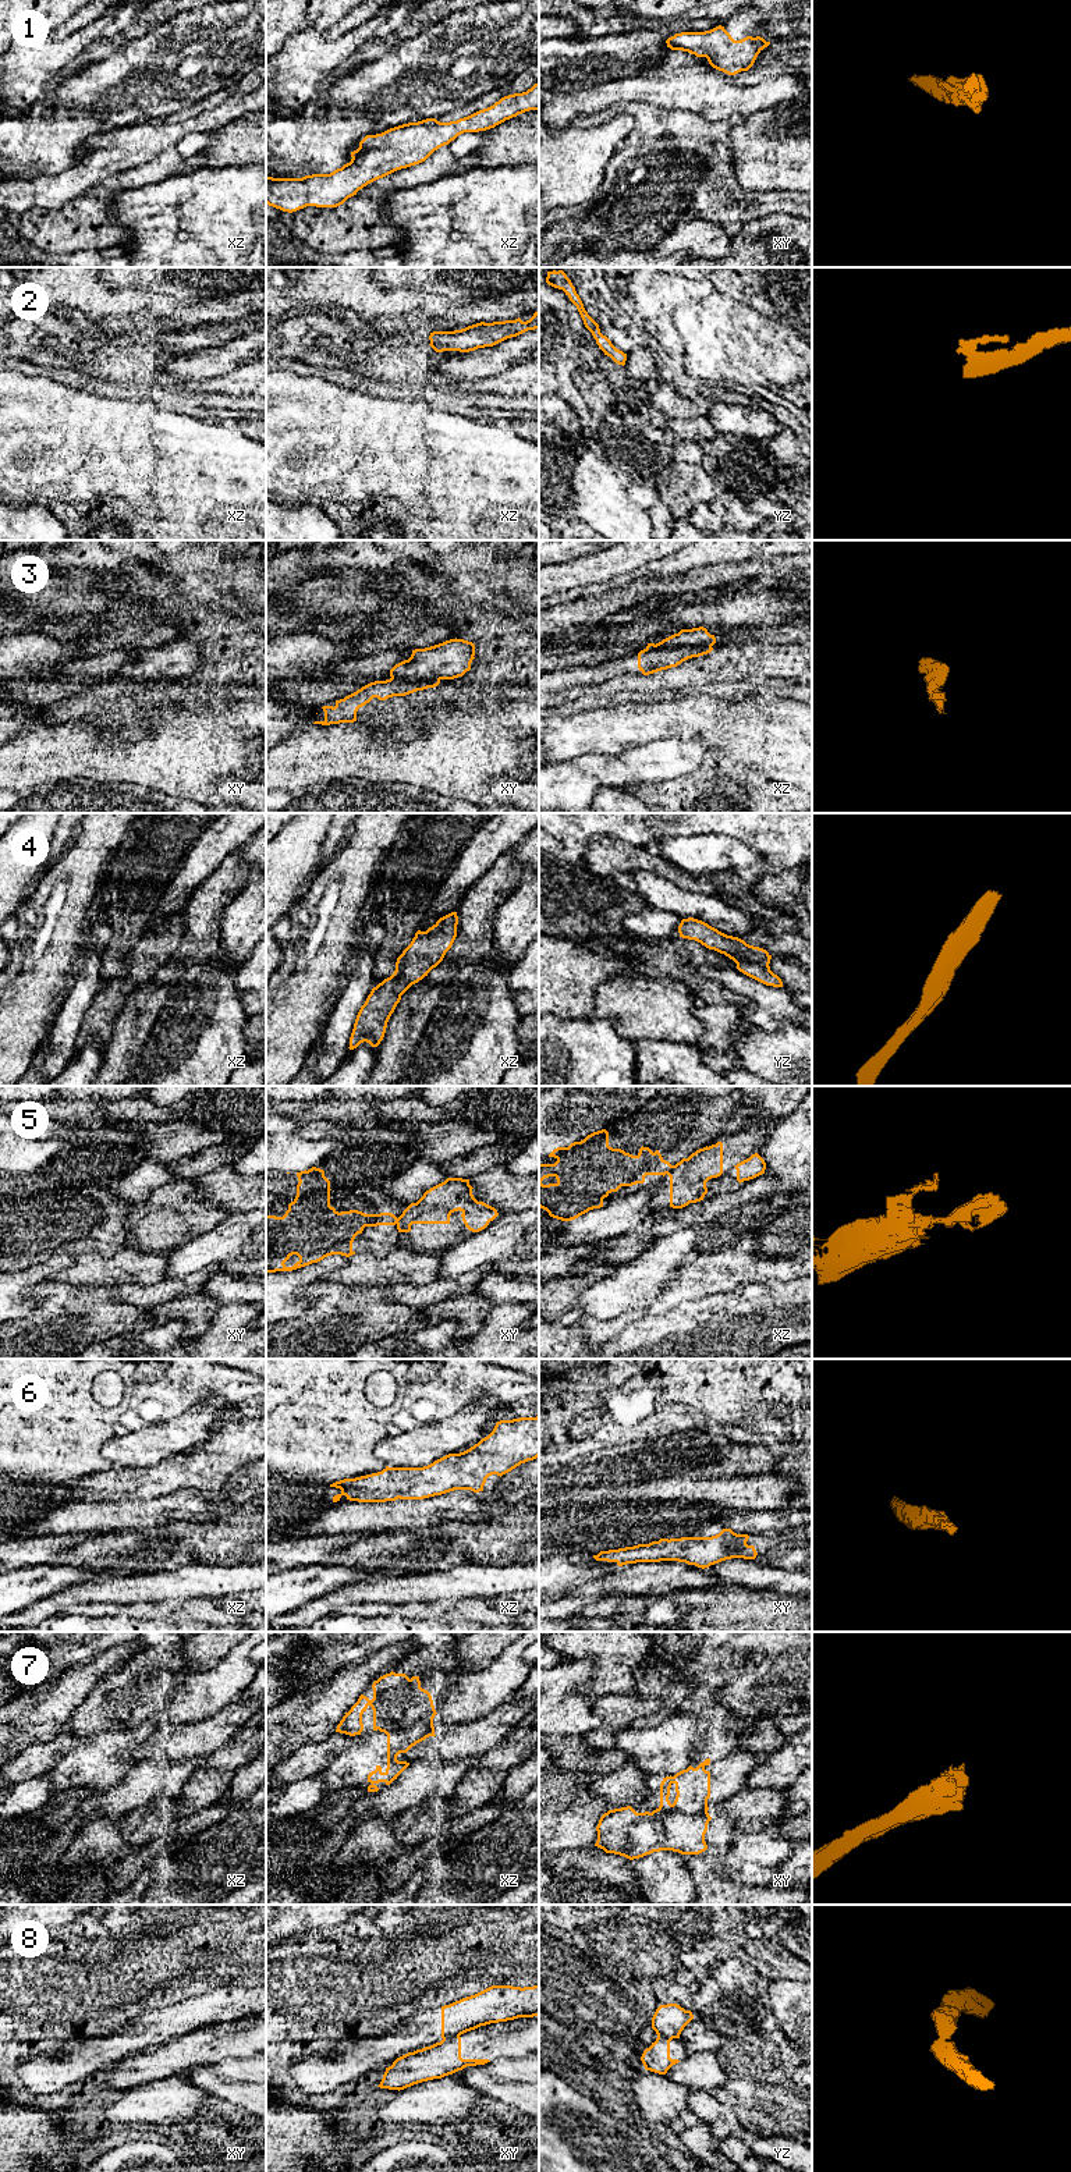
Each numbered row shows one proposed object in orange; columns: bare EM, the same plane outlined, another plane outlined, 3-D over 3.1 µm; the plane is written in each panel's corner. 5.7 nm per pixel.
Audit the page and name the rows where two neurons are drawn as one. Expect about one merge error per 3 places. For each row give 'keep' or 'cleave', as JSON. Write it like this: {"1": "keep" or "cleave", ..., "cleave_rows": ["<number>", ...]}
{"1": "keep", "2": "keep", "3": "cleave", "4": "keep", "5": "cleave", "6": "keep", "7": "cleave", "8": "cleave", "cleave_rows": ["3", "5", "7", "8"]}

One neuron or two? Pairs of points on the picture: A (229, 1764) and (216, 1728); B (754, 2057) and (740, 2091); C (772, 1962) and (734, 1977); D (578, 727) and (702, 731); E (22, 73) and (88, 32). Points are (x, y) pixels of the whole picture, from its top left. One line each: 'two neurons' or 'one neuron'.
A: two neurons
B: one neuron
C: two neurons
D: one neuron
E: one neuron

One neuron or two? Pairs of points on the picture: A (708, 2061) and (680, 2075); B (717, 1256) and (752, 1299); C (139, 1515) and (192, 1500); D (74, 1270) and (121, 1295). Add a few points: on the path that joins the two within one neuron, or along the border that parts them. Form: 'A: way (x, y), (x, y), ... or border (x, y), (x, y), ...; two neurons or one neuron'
A: way (701, 2068), (687, 2072); one neuron
B: border (755, 1278), (741, 1283), (736, 1289); two neurons
C: way (152, 1512), (165, 1512), (180, 1505); one neuron
D: border (145, 1284), (119, 1284), (113, 1288); two neurons

